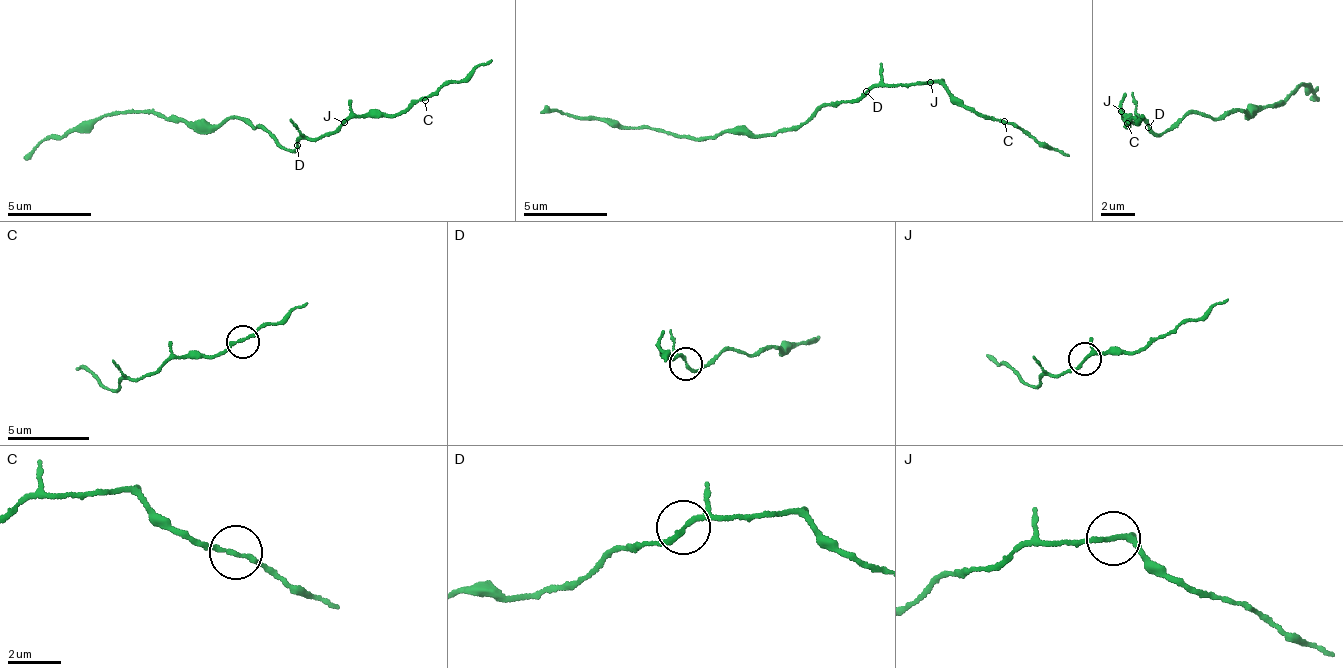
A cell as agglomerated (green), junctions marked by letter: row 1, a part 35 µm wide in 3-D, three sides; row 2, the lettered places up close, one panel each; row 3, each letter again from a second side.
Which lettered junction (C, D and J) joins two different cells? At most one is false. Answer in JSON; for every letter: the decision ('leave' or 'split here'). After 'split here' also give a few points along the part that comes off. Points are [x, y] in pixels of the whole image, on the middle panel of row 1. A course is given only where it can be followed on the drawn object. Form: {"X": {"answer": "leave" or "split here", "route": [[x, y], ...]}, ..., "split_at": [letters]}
{"C": {"answer": "leave"}, "D": {"answer": "leave"}, "J": {"answer": "leave"}, "split_at": []}

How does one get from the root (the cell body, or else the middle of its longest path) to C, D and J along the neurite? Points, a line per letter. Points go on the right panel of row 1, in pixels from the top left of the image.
C: (1195, 114), (1163, 134), (1140, 118), (1126, 122), (1122, 111), (1124, 129), (1127, 123)
D: (1195, 114), (1182, 117), (1164, 133), (1148, 127)
J: (1195, 114), (1182, 117), (1163, 134), (1140, 118), (1130, 123), (1121, 111)

